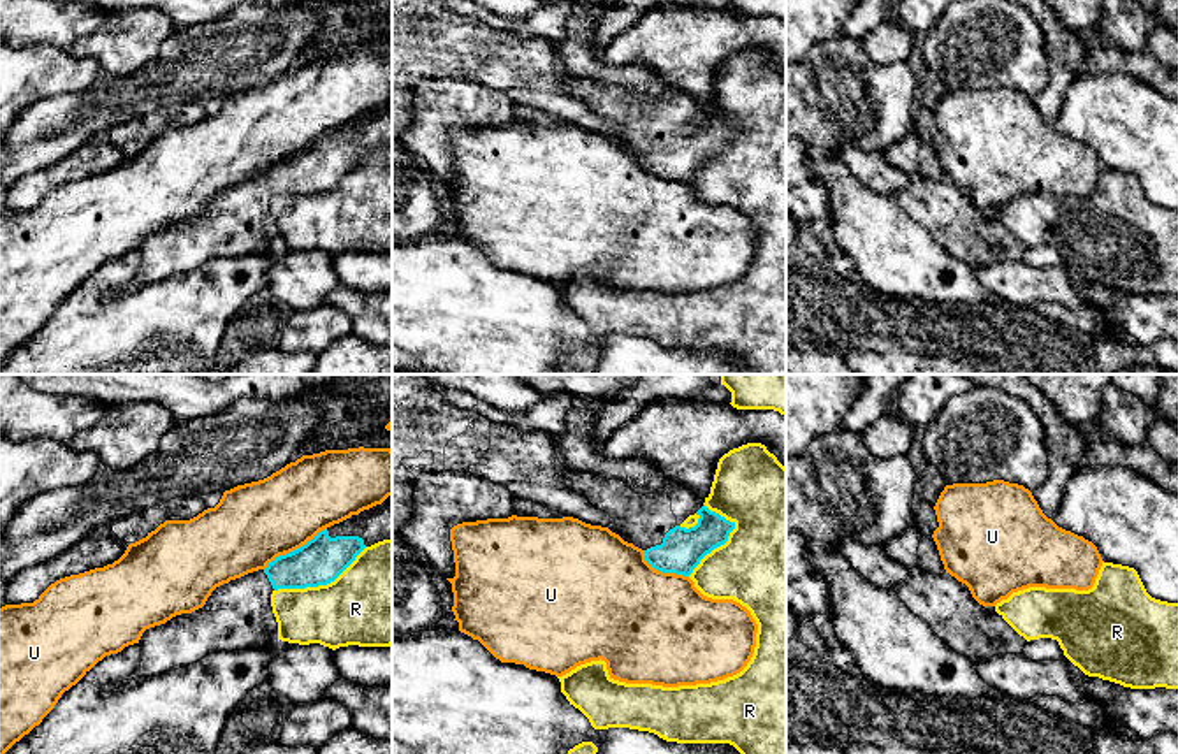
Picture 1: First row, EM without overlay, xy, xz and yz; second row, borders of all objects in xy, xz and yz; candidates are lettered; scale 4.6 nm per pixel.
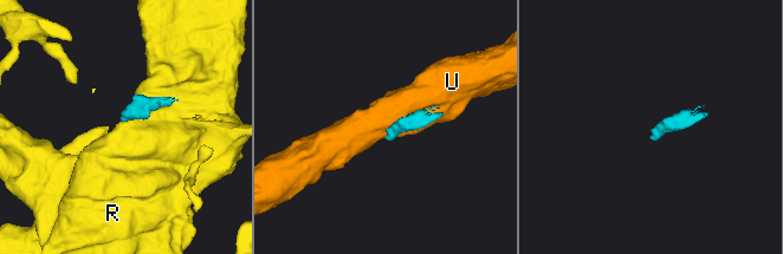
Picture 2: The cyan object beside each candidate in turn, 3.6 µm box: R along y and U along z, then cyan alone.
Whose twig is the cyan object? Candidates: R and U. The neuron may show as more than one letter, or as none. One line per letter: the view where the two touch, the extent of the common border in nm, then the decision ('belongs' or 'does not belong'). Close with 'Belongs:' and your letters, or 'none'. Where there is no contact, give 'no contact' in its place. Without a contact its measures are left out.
R: xy | 460 nm | does not belong
U: xy | 340 nm | does not belong
Belongs: none

